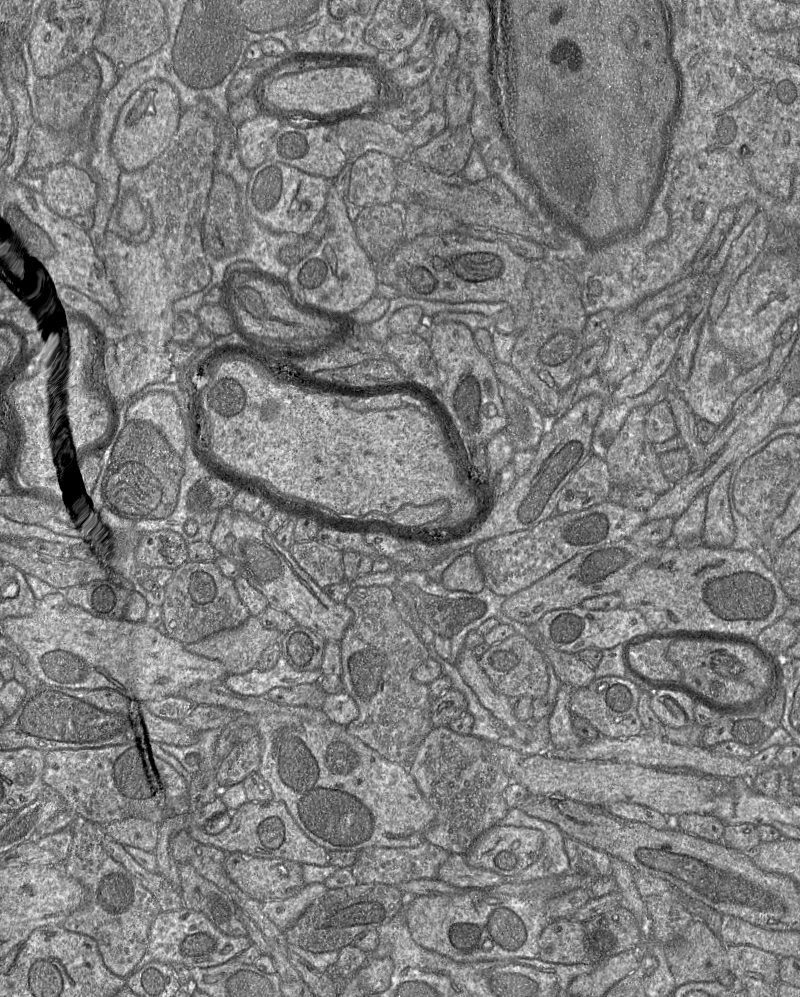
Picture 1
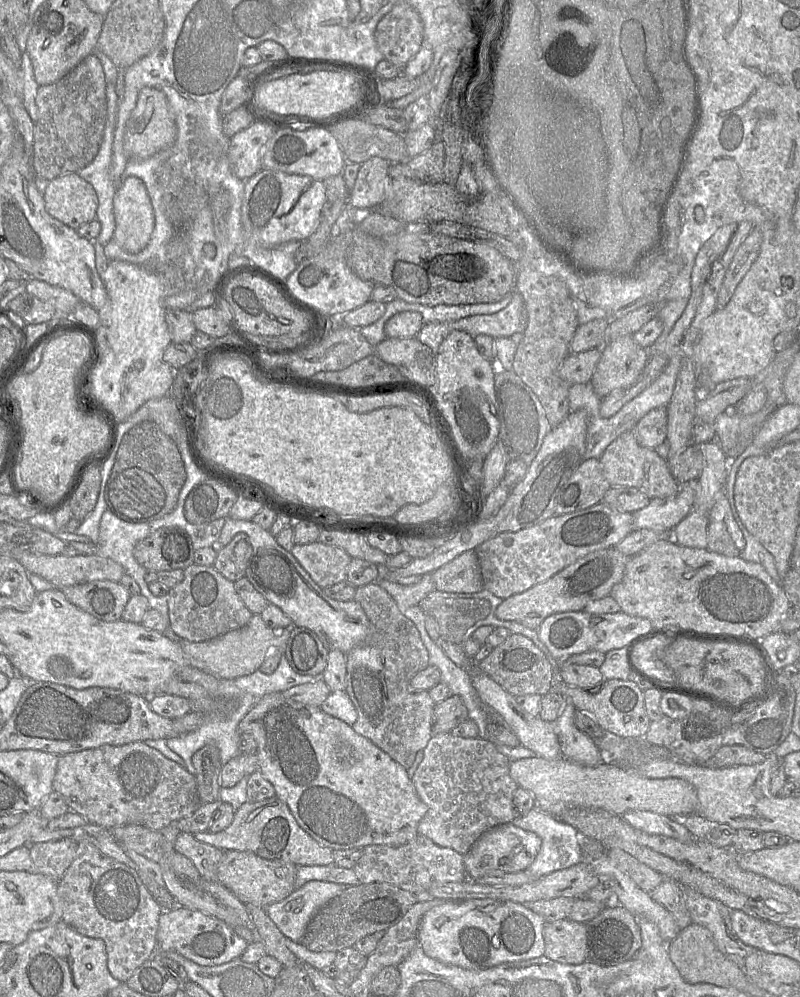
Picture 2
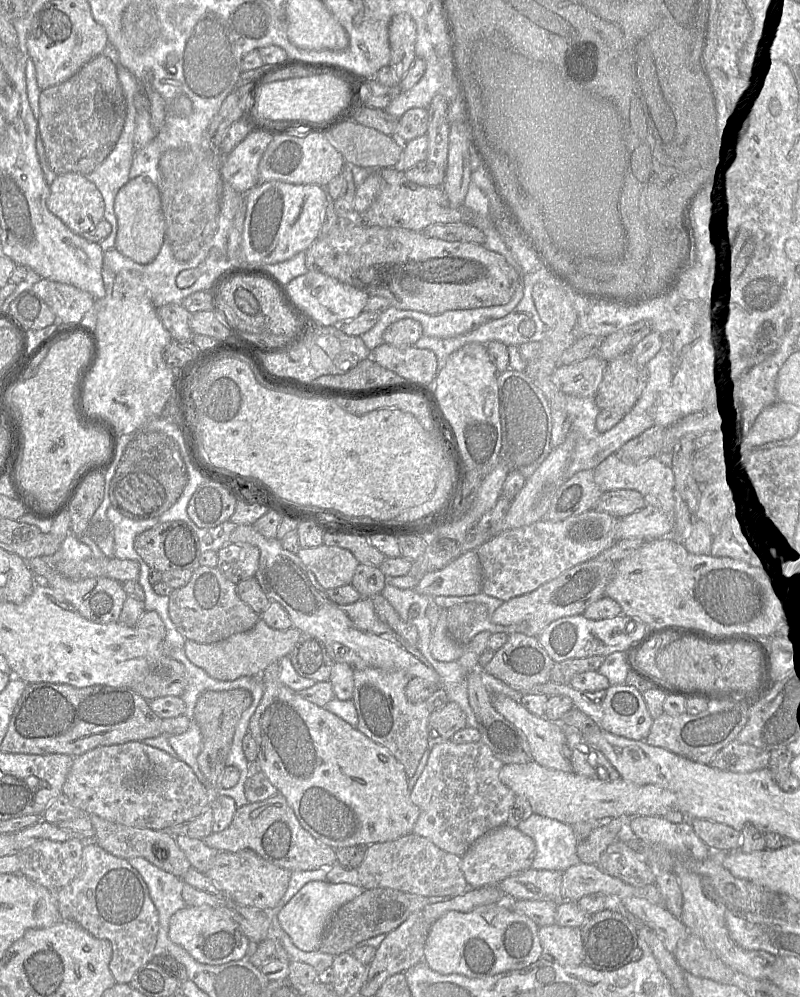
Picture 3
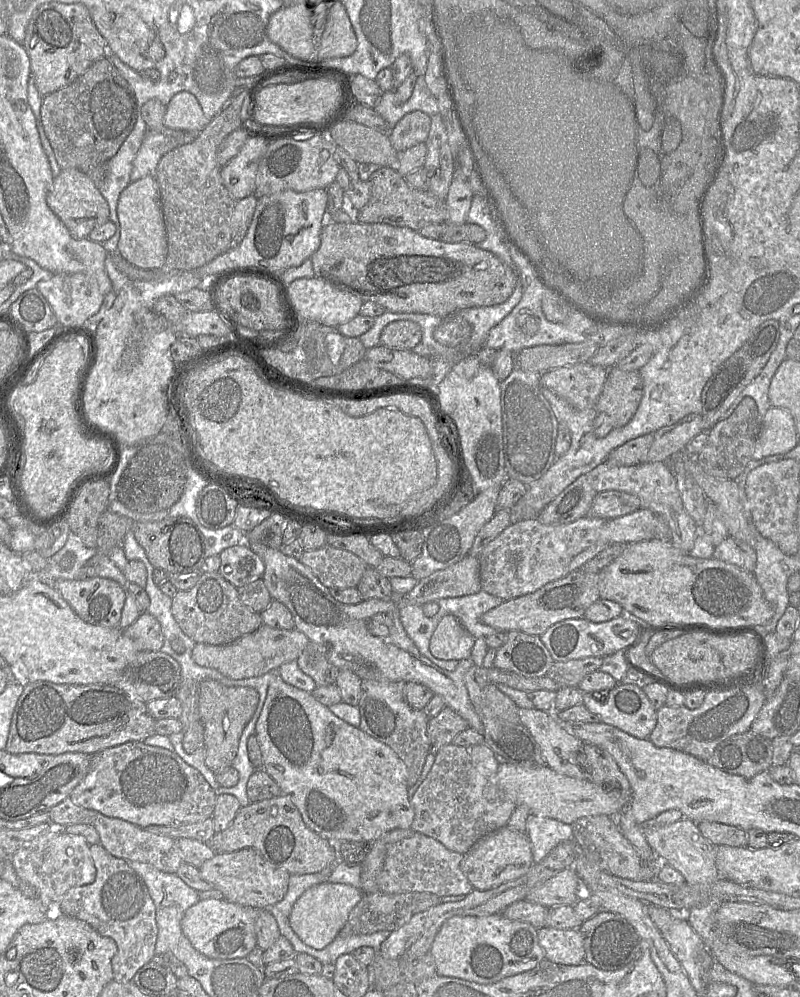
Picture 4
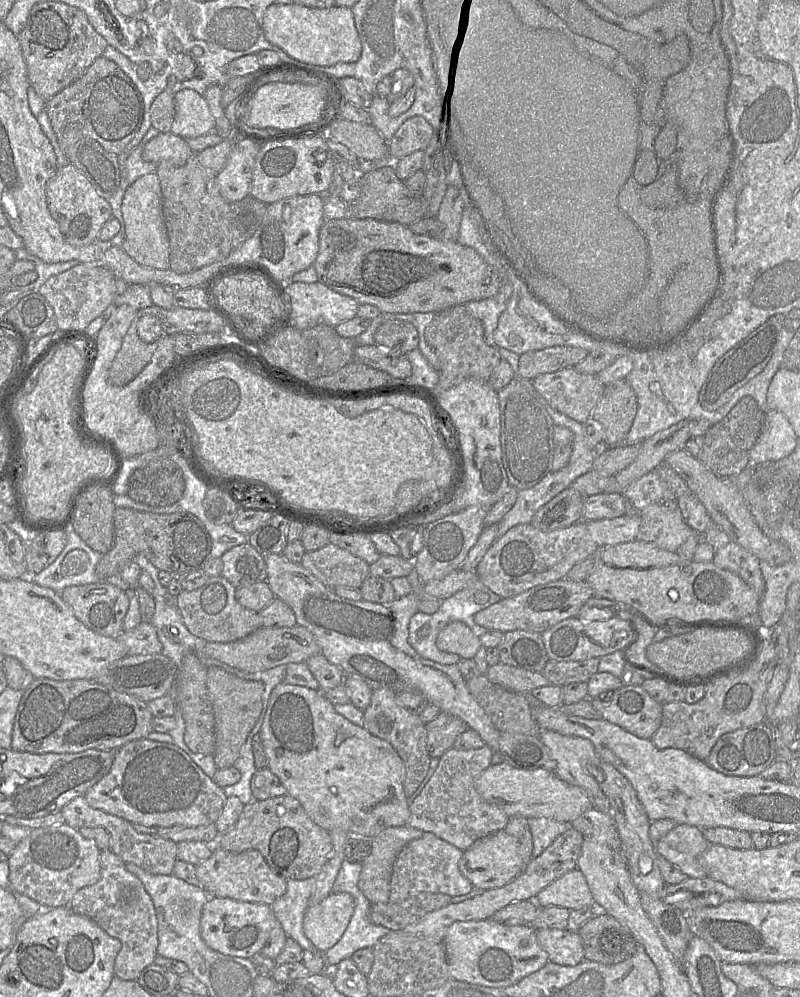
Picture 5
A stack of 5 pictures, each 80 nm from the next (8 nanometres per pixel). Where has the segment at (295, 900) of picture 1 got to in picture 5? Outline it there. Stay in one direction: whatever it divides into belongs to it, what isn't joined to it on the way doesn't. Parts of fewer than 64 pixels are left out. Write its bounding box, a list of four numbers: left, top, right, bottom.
[303,892,354,953]

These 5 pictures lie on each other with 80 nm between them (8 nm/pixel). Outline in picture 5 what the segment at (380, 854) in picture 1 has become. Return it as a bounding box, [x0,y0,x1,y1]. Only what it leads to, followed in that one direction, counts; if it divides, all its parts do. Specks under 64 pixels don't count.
[390,833,473,903]

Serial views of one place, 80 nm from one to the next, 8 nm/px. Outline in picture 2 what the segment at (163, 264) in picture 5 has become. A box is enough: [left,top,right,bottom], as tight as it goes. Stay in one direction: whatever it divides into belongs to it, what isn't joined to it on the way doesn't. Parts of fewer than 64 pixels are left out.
[114,176,155,251]

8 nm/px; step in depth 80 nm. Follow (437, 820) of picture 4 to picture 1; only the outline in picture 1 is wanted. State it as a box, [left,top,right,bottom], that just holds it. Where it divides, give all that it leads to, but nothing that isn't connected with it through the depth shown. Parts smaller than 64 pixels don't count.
[408,726,512,855]

